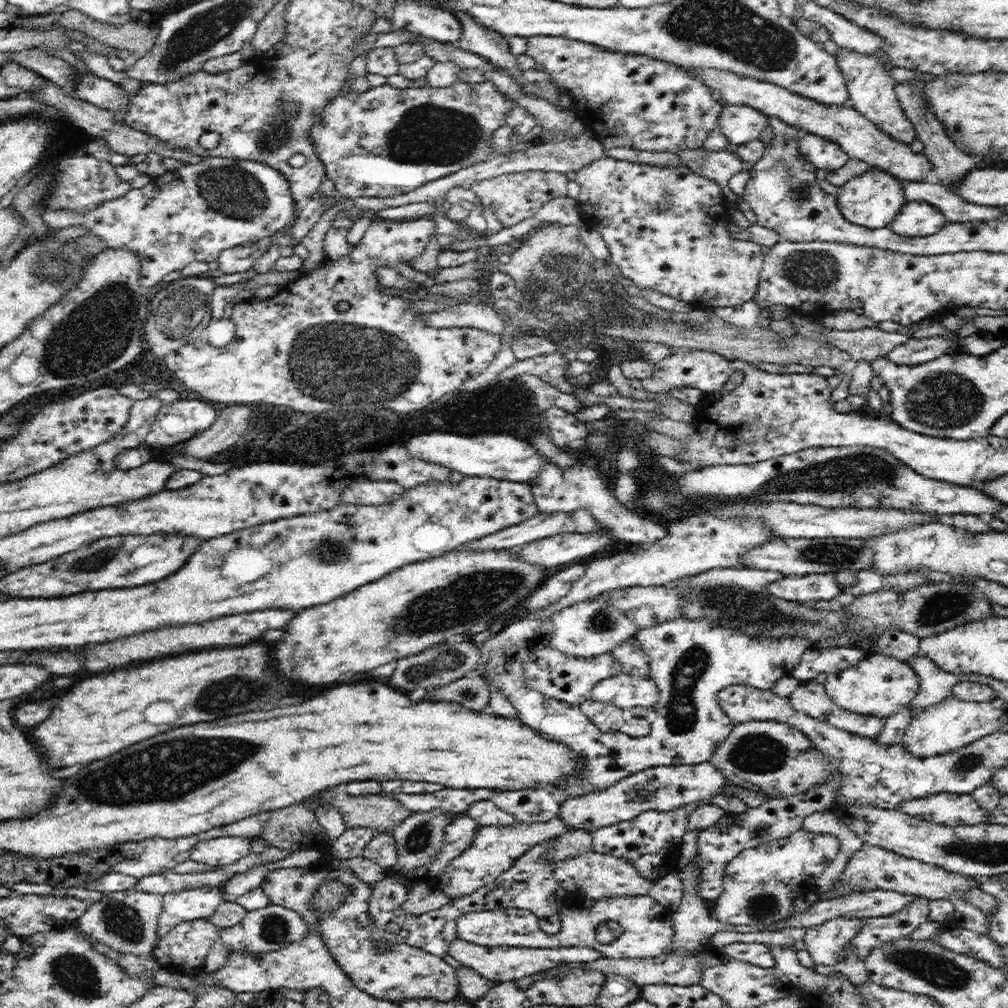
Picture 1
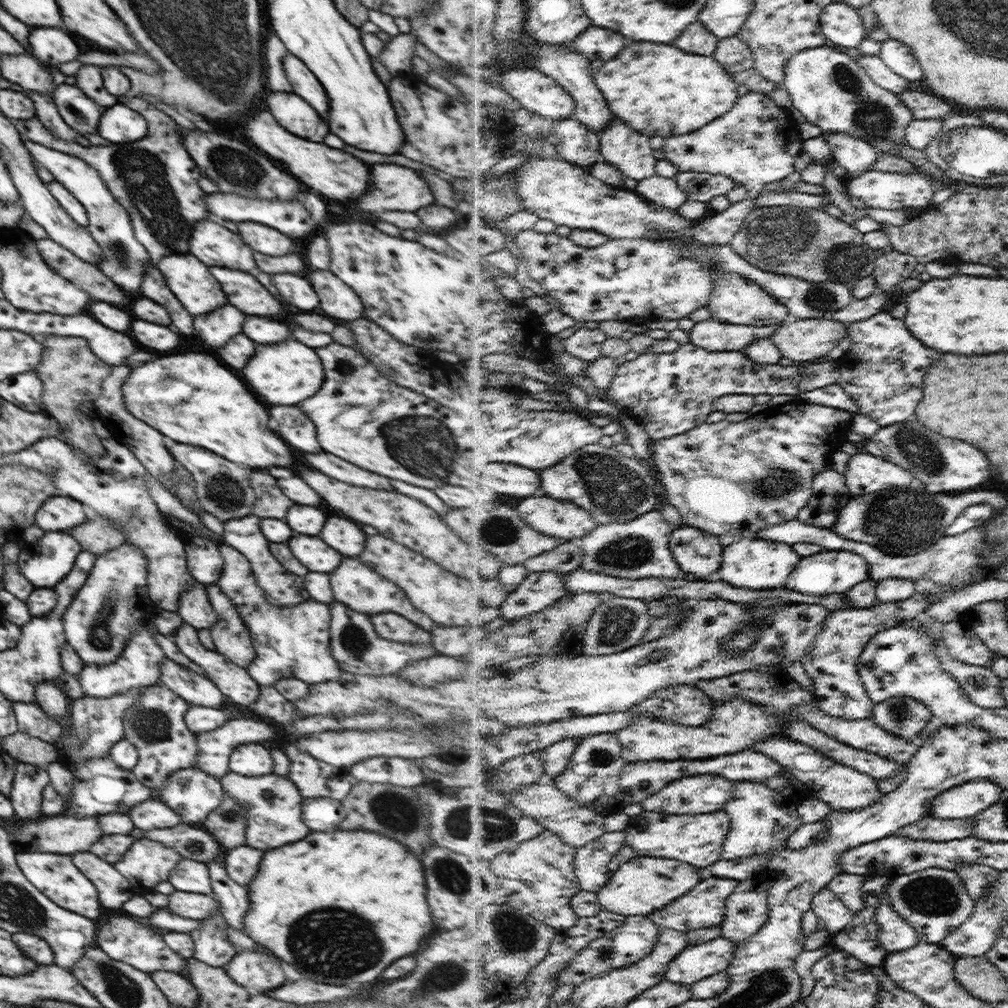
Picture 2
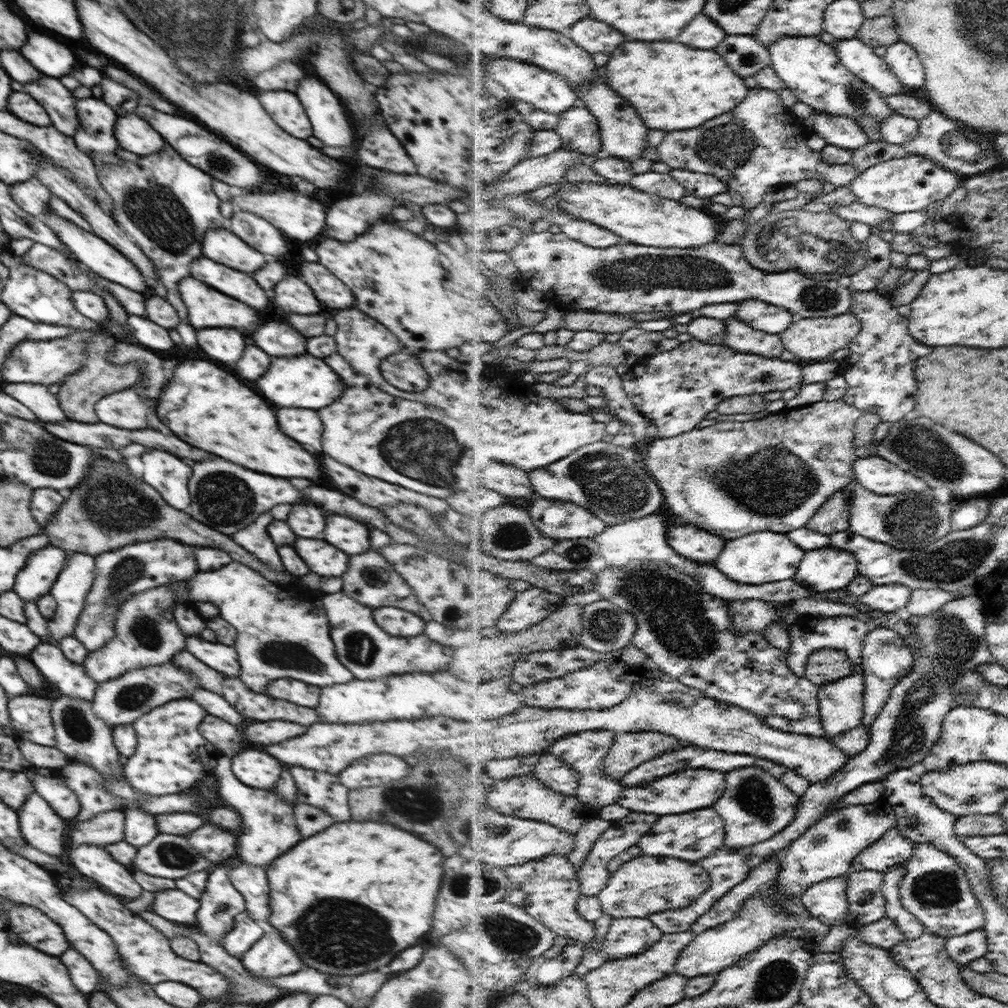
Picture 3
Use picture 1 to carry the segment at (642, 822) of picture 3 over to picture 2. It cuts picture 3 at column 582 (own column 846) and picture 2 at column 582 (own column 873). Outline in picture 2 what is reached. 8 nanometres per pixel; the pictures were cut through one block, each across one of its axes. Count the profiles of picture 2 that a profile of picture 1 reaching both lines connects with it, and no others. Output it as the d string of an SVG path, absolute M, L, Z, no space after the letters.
M628 831L610 832L577 849L576 868L581 887L600 892L610 882L613 872L609 864L627 845Z

